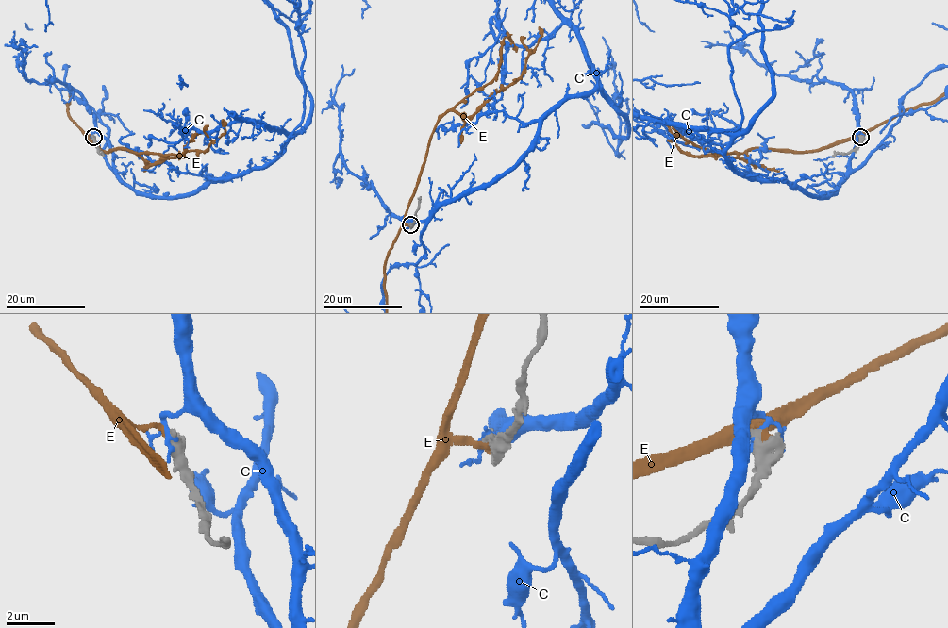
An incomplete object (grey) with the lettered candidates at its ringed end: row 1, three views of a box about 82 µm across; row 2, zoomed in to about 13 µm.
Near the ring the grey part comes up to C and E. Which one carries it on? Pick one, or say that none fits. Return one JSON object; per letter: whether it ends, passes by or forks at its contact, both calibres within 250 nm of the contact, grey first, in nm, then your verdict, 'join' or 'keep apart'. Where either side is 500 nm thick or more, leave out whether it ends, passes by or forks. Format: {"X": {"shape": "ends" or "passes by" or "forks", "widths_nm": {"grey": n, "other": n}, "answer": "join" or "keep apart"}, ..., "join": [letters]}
{"C": {"widths_nm": {"grey": 550, "other": 170}, "answer": "keep apart"}, "E": {"widths_nm": {"grey": 650, "other": 360}, "answer": "join"}, "join": ["E"]}

